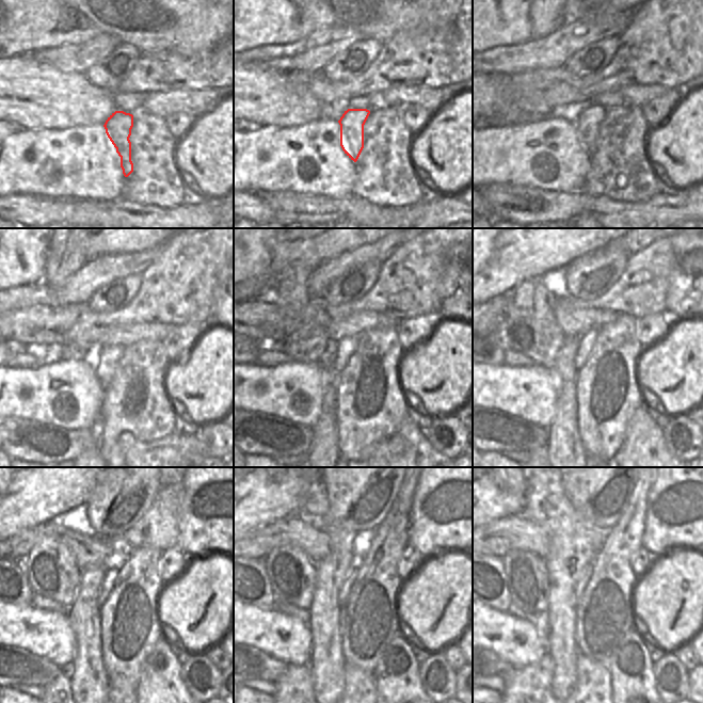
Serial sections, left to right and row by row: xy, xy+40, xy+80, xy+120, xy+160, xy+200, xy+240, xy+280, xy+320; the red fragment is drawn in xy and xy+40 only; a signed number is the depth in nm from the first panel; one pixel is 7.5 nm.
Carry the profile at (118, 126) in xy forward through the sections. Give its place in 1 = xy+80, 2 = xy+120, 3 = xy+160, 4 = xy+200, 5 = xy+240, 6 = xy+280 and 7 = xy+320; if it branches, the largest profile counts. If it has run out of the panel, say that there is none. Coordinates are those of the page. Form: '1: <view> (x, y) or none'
1: xy+80 (587, 123)
2: xy+120 (105, 362)
3: xy+160 (346, 347)
4: xy+200 (586, 341)
5: xy+240 (108, 581)
6: xy+280 (351, 574)
7: xy+320 (582, 577)

